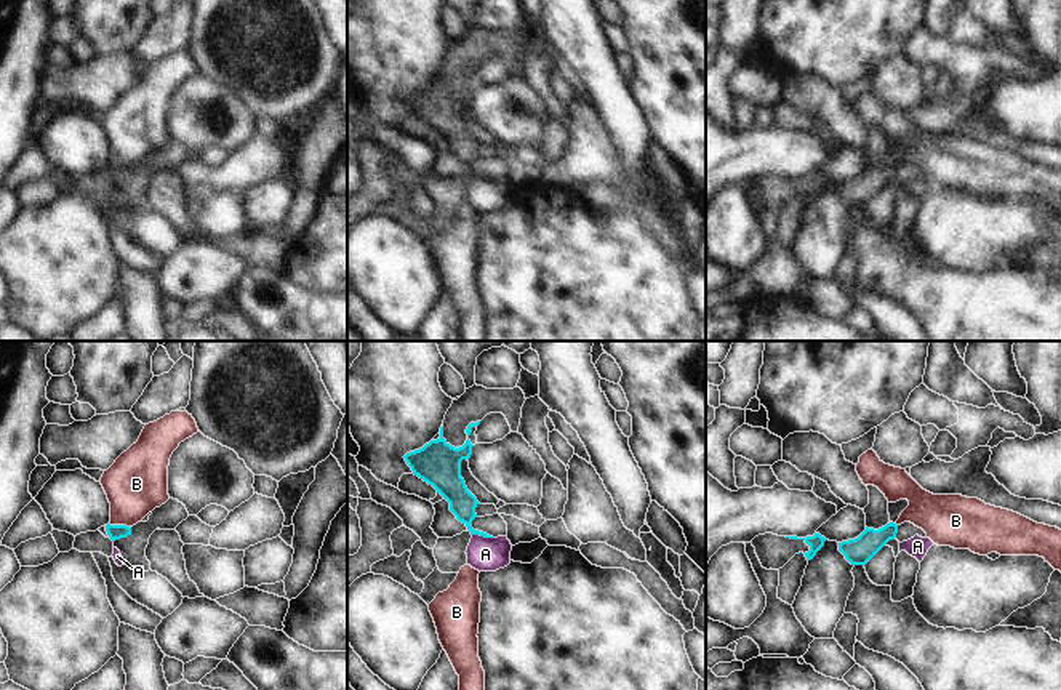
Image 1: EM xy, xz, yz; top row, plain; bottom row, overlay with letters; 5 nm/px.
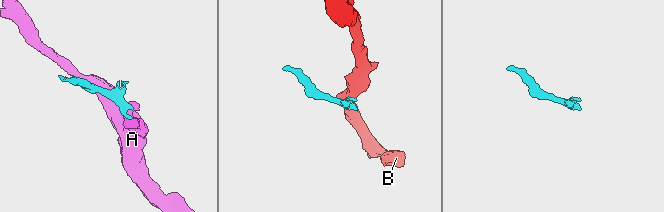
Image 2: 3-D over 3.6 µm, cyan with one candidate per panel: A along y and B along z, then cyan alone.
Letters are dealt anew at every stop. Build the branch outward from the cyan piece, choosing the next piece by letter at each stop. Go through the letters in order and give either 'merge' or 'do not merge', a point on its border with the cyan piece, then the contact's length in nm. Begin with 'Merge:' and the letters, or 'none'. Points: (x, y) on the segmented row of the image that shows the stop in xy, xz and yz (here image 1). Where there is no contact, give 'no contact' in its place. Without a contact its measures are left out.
Merge: none
A: do not merge; contact xz (482, 535); length 110 nm
B: do not merge; contact xy (120, 525); length 110 nm

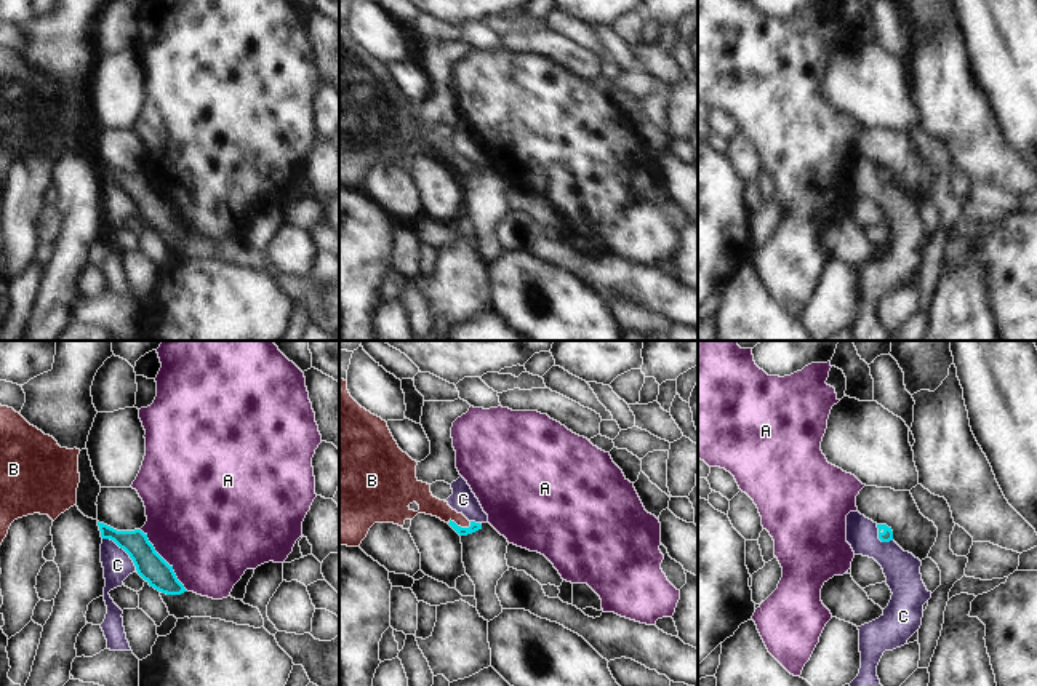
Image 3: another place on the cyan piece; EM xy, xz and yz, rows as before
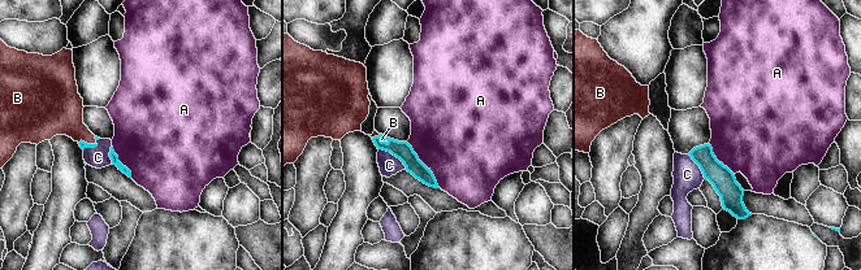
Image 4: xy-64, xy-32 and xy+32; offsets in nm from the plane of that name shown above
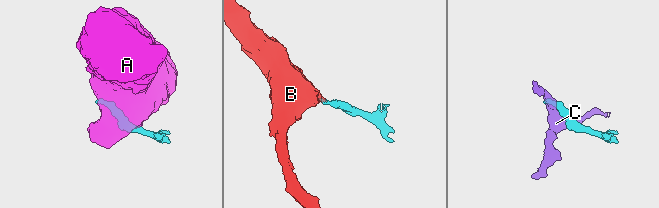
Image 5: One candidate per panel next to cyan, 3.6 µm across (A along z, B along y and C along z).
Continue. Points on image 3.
Merge: B
A: do not merge; contact xy (164, 560); length 400 nm
B: merge; contact xz (460, 526); length 120 nm
C: do not merge; contact xy (124, 549); length 240 nm

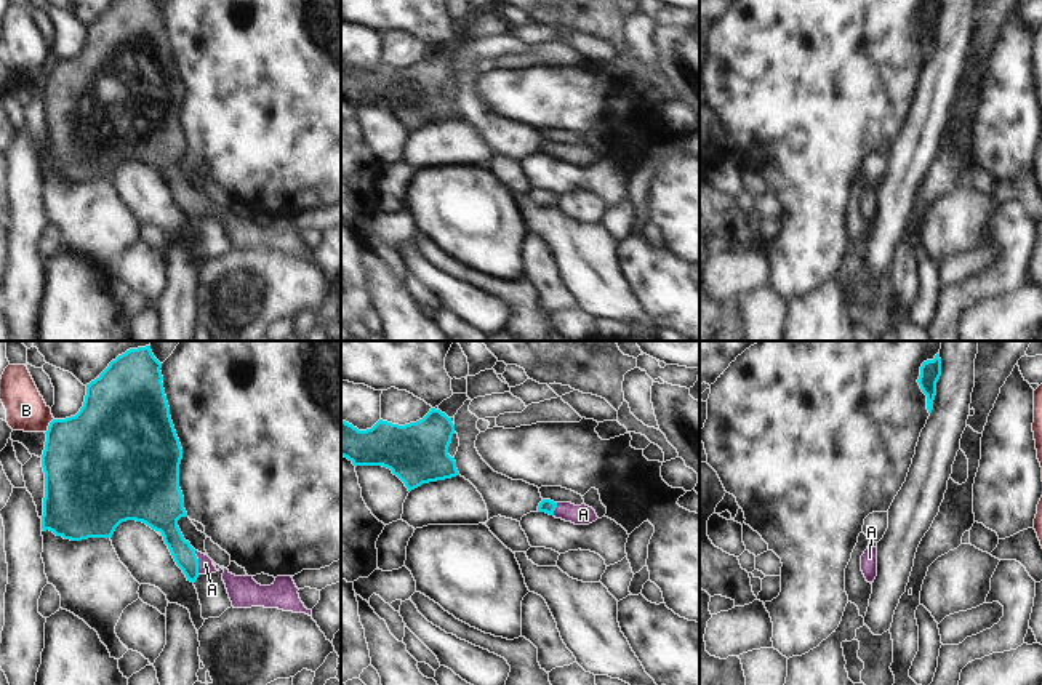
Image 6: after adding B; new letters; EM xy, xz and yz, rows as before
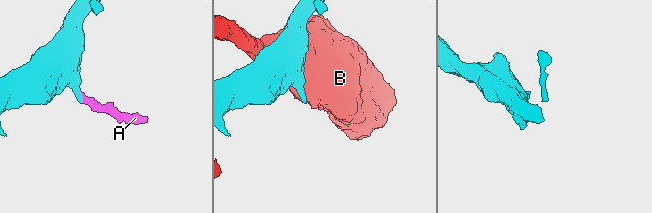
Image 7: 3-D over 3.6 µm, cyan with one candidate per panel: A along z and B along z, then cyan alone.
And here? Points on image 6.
Merge: A
A: merge; contact xy (197, 562); length 120 nm
B: do not merge; contact xy (48, 426); length 90 nm

